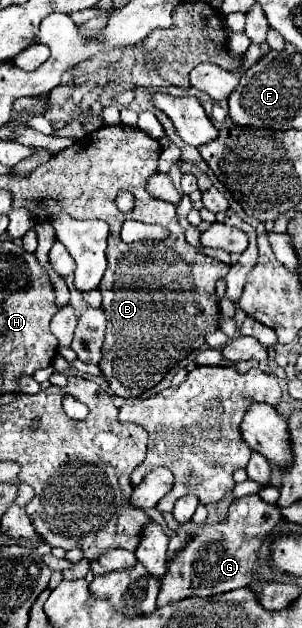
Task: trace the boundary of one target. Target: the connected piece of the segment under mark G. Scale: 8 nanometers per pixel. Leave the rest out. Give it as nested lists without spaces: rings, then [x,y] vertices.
[[[257,494],[235,500],[229,508],[229,520],[217,522],[213,526],[199,526],[193,540],[169,562],[169,578],[165,578],[165,586],[161,586],[157,608],[191,596],[209,598],[255,584],[253,572],[257,548],[271,538],[269,534],[273,530],[285,530],[279,506],[263,502]]]

